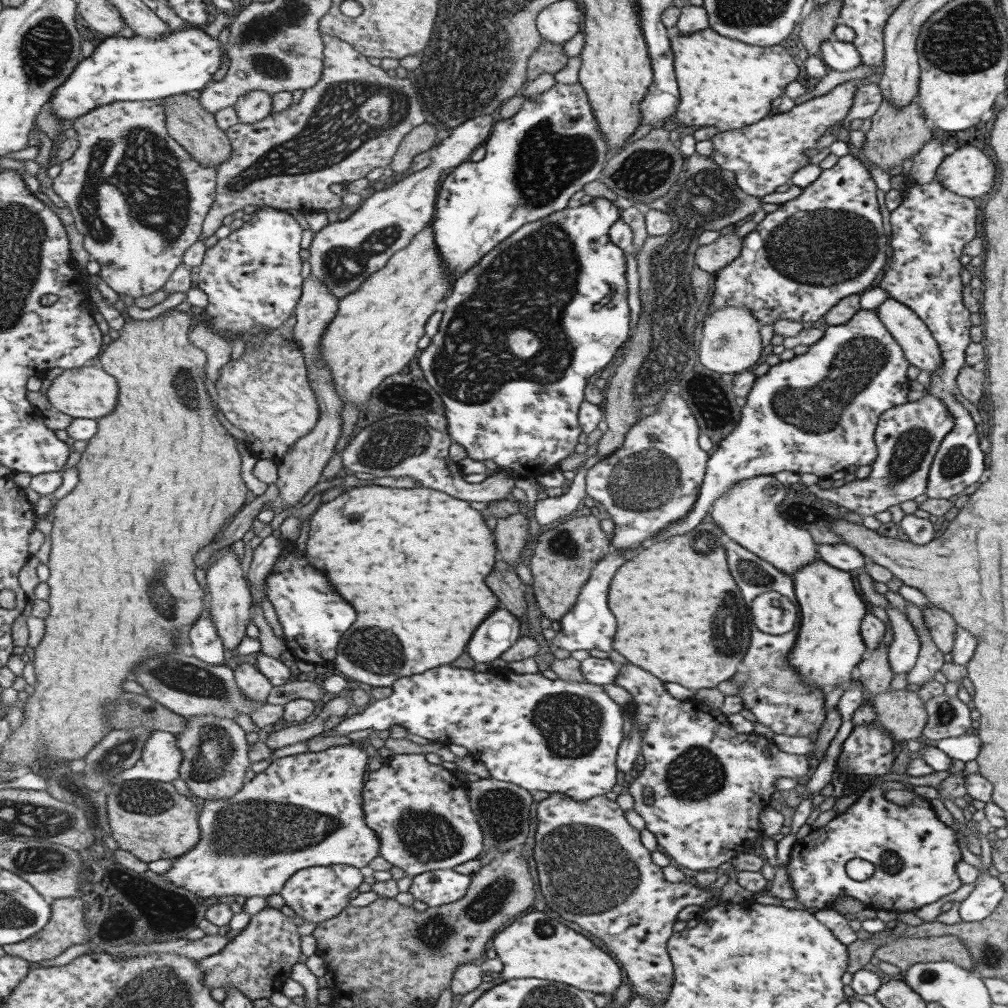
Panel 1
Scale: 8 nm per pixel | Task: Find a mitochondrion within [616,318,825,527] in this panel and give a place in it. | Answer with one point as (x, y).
(711, 401)

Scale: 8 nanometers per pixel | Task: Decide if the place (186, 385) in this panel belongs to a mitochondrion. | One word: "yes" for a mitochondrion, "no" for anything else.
yes

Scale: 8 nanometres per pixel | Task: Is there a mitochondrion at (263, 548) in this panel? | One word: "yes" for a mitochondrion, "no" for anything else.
no

